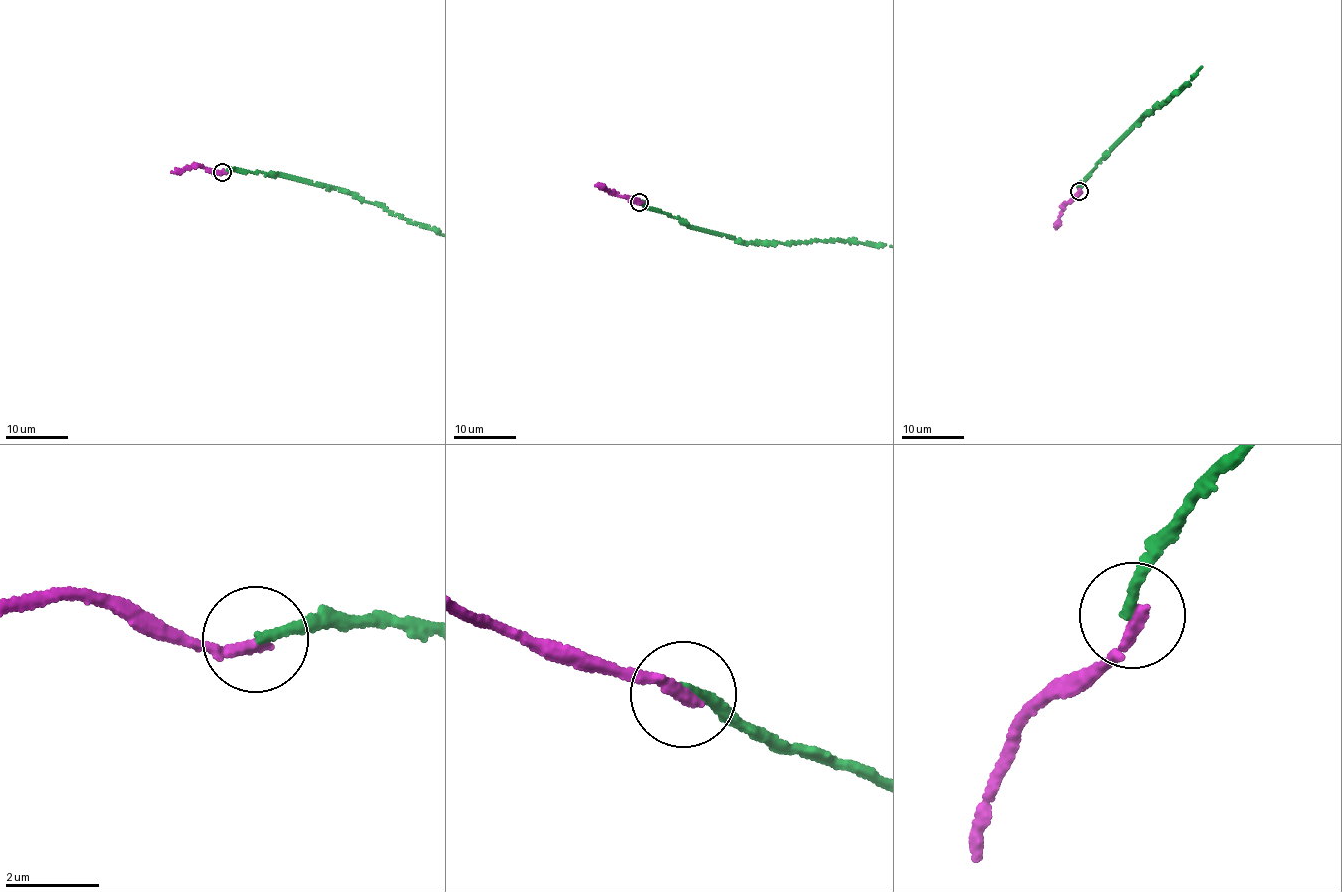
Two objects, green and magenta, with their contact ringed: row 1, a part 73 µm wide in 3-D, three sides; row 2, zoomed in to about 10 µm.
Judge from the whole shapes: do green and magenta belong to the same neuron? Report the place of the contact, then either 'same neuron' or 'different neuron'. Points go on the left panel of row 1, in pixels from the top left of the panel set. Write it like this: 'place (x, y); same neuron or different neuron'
place (222, 172); different neuron

